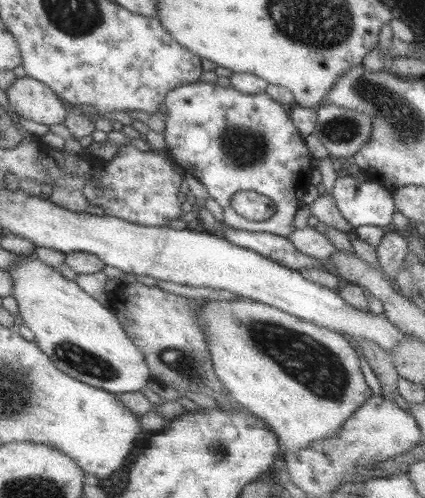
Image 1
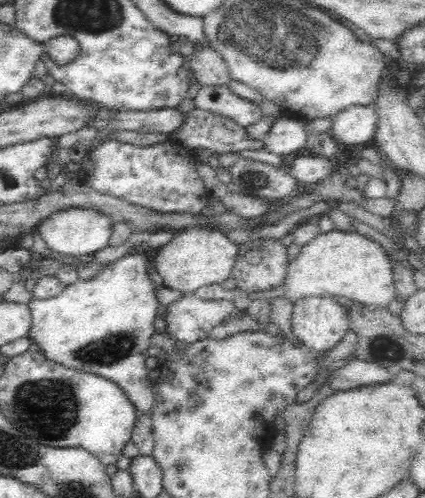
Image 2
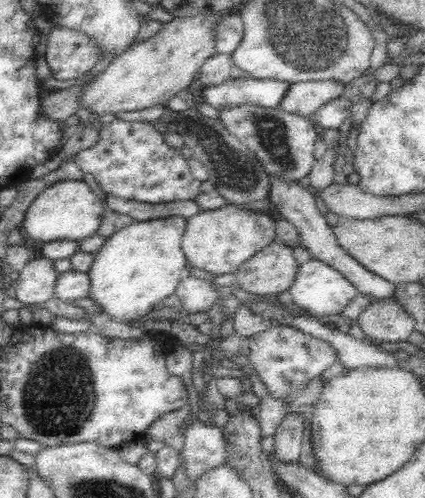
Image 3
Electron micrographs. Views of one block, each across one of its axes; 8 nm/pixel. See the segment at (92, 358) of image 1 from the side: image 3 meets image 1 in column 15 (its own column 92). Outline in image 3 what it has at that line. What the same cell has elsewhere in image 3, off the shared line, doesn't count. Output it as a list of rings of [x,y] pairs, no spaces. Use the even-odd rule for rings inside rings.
[[[166,216],[144,221],[133,221],[106,238],[103,246],[94,257],[88,270],[91,289],[87,298],[93,299],[101,306],[104,313],[118,323],[132,324],[146,317],[156,304],[174,294],[178,281],[186,274],[187,258],[181,247],[182,237],[186,230],[187,218],[184,216]]]

